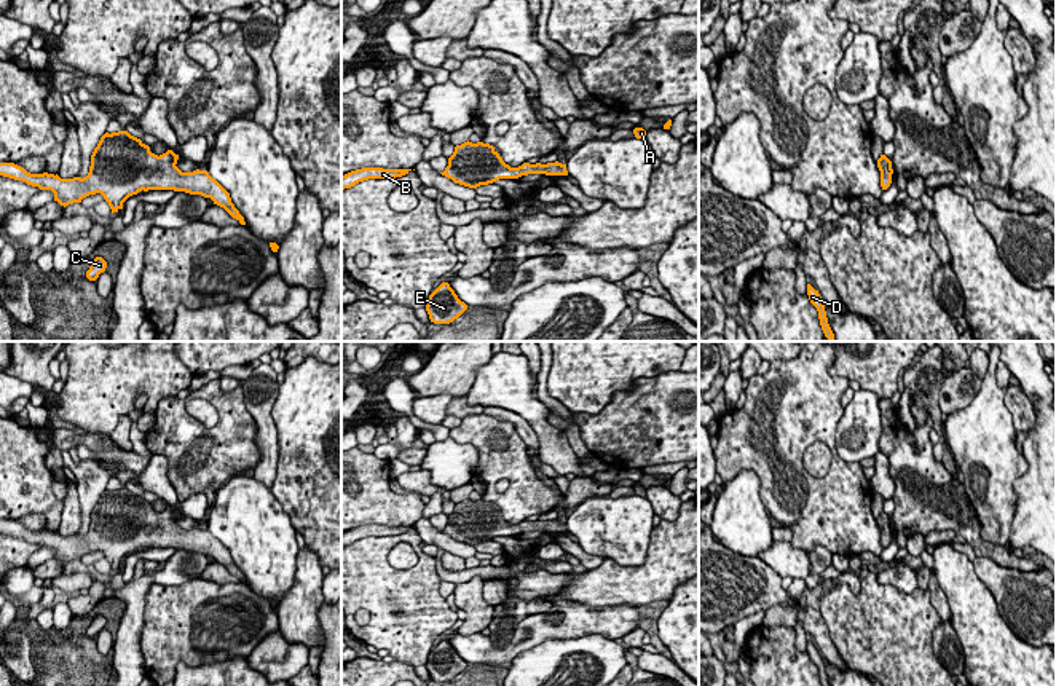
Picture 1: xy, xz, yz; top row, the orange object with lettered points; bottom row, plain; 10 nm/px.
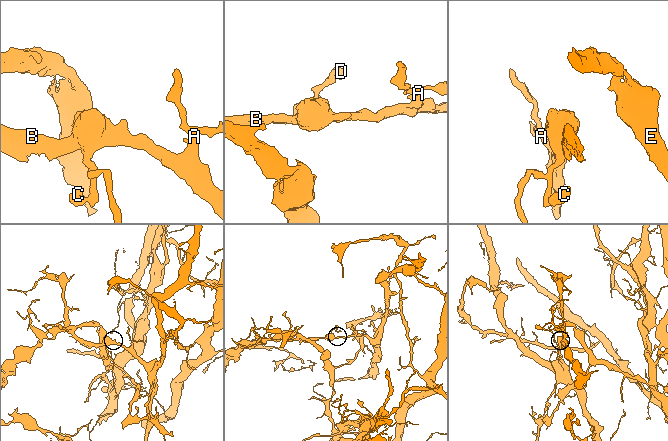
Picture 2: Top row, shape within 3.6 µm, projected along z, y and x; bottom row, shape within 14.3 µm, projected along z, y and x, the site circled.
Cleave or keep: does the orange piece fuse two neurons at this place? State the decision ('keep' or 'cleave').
cleave

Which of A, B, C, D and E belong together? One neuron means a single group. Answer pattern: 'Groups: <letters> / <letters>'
Groups: A / B C D E

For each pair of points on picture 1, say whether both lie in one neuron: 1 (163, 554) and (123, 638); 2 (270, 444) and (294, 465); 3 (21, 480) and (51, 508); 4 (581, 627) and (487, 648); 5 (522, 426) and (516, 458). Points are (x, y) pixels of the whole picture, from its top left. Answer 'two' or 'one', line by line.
1: two
2: two
3: one
4: one
5: two

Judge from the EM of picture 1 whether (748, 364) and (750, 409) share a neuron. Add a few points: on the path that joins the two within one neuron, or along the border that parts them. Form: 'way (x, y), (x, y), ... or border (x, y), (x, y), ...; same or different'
border (758, 374), (748, 380); different

